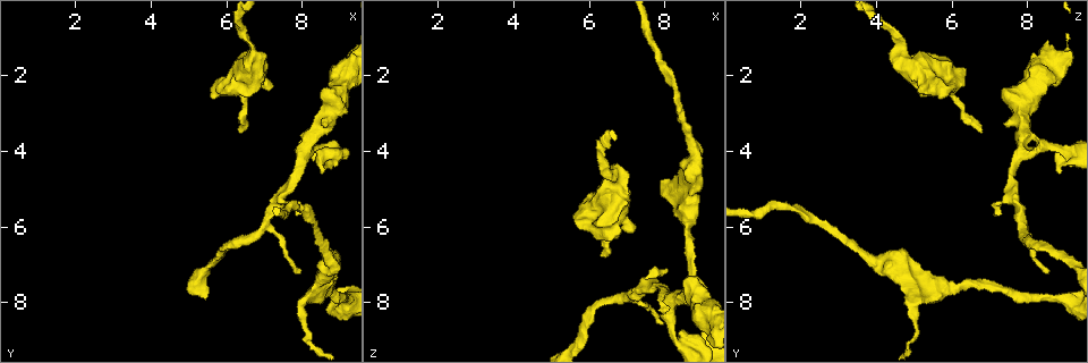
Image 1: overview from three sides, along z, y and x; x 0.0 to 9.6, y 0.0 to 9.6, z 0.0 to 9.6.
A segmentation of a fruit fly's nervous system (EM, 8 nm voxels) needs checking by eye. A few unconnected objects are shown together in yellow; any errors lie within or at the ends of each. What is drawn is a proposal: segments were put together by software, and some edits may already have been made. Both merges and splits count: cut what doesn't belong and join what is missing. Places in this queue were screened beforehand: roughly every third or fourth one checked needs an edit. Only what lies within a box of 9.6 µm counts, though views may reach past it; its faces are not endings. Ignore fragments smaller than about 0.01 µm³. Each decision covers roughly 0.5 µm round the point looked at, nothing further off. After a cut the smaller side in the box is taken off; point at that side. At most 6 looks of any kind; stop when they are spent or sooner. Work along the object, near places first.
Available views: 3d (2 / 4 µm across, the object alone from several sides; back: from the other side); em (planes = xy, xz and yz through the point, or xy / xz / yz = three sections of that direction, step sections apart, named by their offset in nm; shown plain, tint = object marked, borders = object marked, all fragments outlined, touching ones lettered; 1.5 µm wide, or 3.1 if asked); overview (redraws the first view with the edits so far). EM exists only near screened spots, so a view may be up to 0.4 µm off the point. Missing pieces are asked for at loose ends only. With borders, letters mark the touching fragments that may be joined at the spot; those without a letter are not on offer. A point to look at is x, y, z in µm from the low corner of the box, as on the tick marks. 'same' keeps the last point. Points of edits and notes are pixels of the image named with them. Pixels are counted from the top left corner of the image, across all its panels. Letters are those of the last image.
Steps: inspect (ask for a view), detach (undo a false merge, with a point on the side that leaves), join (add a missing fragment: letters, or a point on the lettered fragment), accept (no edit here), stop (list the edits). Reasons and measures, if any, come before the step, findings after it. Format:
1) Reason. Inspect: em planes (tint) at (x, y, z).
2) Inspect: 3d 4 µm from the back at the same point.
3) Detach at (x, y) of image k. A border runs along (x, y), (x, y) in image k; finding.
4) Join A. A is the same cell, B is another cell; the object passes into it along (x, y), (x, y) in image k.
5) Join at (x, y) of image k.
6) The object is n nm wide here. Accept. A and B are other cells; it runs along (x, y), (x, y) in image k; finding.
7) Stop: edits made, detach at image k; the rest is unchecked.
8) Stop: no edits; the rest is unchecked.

Inspect: 3d 2 µm at (6.35, 3.60, 6.70).

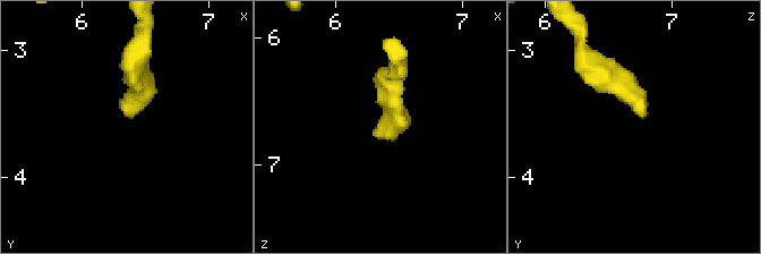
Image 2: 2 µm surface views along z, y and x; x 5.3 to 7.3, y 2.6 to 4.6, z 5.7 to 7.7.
Inspect: em xy step 4 (borders) at (6.36, 3.52, 6.76).

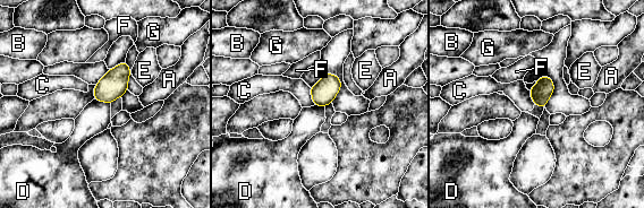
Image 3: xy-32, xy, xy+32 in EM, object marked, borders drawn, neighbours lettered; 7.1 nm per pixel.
Accept. A, B, C, D, E, F and G are other cells; a border runs along (94, 98), (110, 104) in image 3; none of them fits.

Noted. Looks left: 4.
Thin end. Inspect: 3d 2 µm at (7.90, 7.15, 8.60).

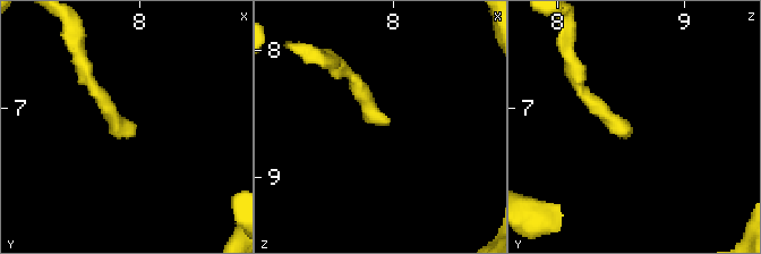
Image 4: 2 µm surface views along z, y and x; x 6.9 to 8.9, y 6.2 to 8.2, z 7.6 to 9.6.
Shape alone is not enough. Inspect: em xy step 4 (tint) at (7.96, 7.22, 8.56).

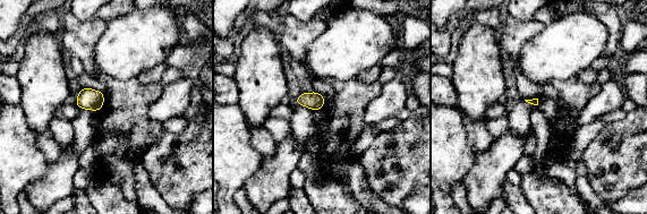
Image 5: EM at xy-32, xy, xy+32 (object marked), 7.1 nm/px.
Inspect: em planes (borders) at the same point.

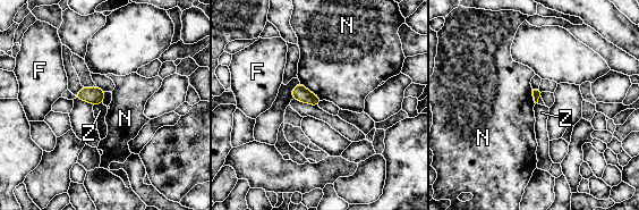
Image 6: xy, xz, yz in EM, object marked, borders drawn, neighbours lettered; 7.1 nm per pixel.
Accept. F, N and Z are other cells; none of them fits.

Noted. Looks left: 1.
Stop: no edits; the rest is unchecked.

